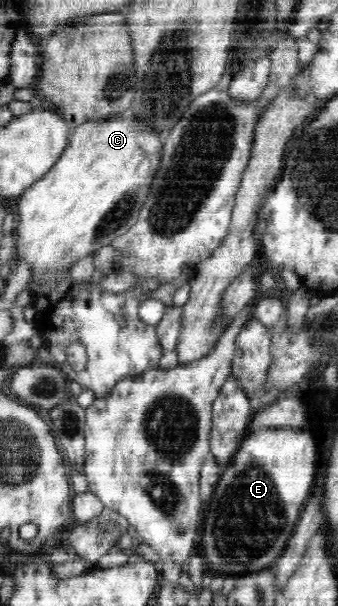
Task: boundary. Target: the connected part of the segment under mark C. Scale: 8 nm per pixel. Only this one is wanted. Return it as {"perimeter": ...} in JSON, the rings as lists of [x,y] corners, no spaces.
{"perimeter":[[[129,110],[106,119],[104,124],[90,121],[78,126],[72,129],[68,140],[69,144],[51,171],[34,182],[19,198],[16,250],[20,262],[26,260],[32,268],[60,270],[110,245],[114,238],[124,236],[138,220],[138,214],[148,199],[151,181],[162,161],[163,144],[159,134],[147,132],[147,128],[132,121]]]}

